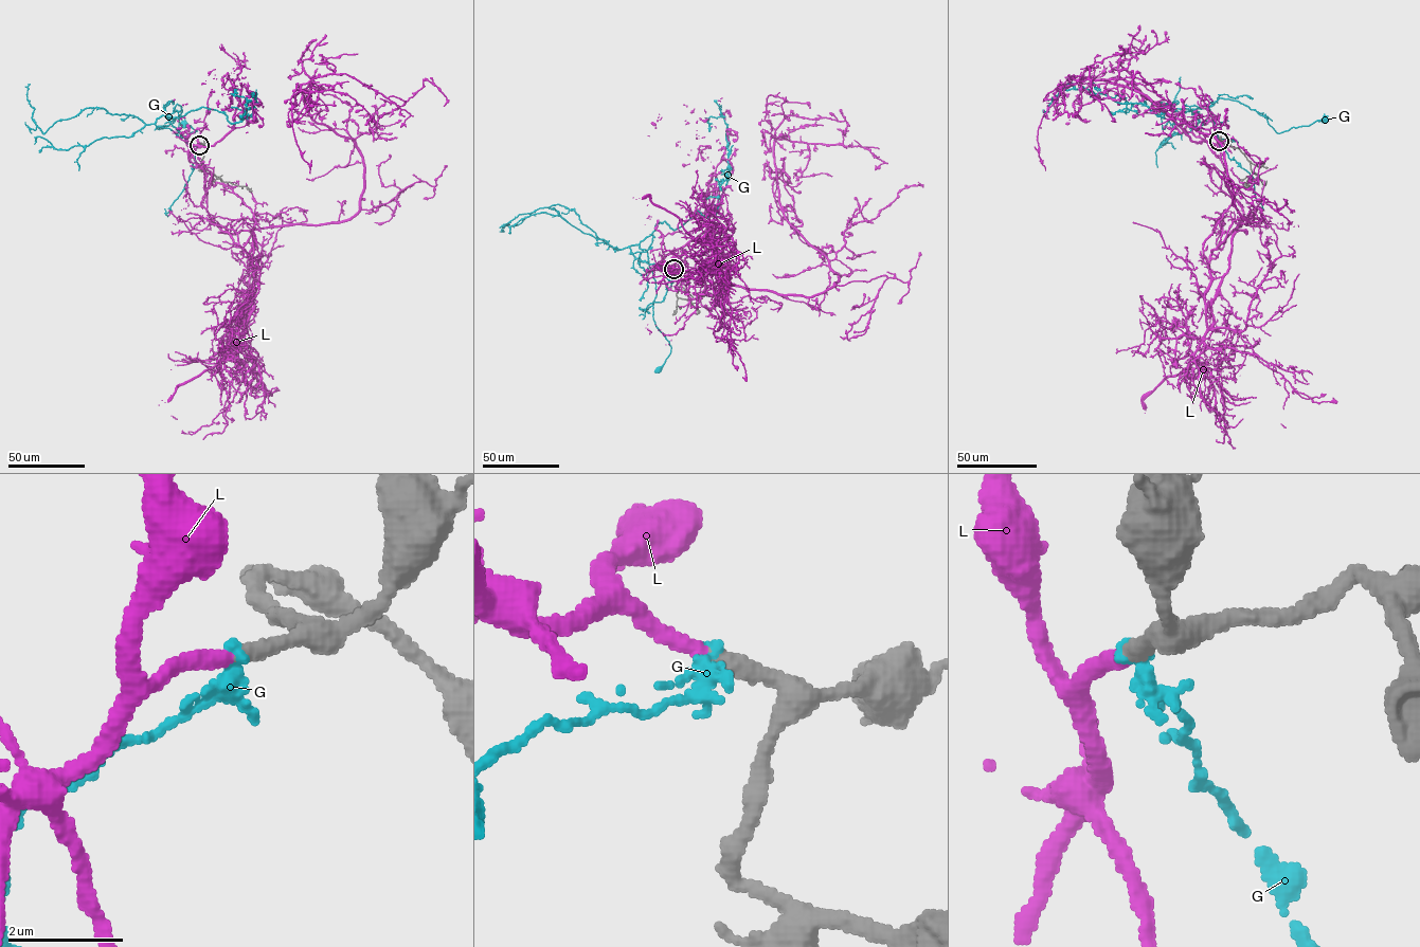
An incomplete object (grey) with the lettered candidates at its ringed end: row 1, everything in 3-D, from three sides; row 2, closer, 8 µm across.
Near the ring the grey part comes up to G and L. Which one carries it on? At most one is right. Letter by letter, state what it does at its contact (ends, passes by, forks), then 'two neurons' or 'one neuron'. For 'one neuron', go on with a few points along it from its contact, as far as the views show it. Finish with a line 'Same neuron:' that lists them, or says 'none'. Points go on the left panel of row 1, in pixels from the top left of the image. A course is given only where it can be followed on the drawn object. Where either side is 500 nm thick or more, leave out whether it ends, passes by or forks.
G: it forks | two neurons
L: it ends | one neuron | via (199, 145), (209, 215), (255, 277), (252, 230), (359, 210), (360, 150), (300, 86), (346, 74), (400, 127)
Same neuron: L

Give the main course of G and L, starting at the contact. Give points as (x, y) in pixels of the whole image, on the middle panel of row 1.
G: (673, 269), (642, 261), (639, 255), (644, 249), (648, 253), (655, 287), (653, 320), (671, 347), (658, 370)
L: (673, 269), (823, 293), (774, 141), (875, 169)

